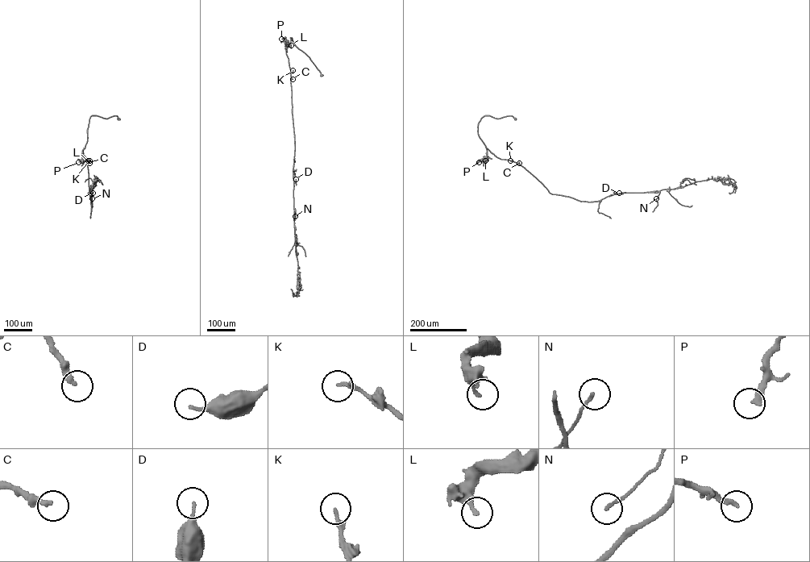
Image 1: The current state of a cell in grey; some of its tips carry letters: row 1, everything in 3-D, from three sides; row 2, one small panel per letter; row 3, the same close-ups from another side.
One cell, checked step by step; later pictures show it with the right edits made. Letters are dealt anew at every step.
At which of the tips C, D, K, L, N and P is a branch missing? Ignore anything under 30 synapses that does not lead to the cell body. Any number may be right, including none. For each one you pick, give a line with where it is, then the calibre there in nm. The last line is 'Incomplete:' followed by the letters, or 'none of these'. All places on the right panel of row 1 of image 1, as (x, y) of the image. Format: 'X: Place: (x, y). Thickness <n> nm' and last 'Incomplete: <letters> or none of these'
C: Place: (519, 163). Thickness 240 nm
L: Place: (485, 160). Thickness 170 nm
Incomplete: C, L

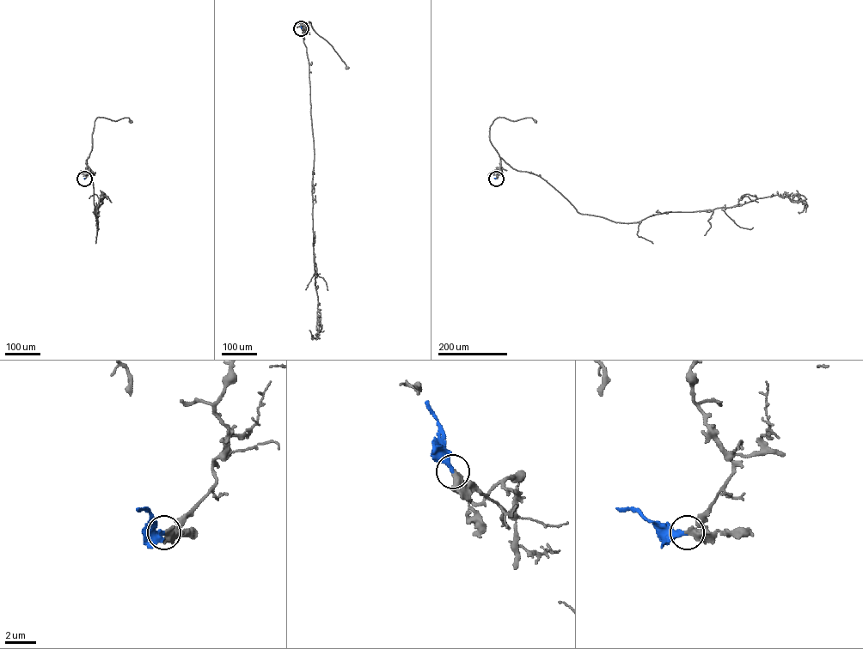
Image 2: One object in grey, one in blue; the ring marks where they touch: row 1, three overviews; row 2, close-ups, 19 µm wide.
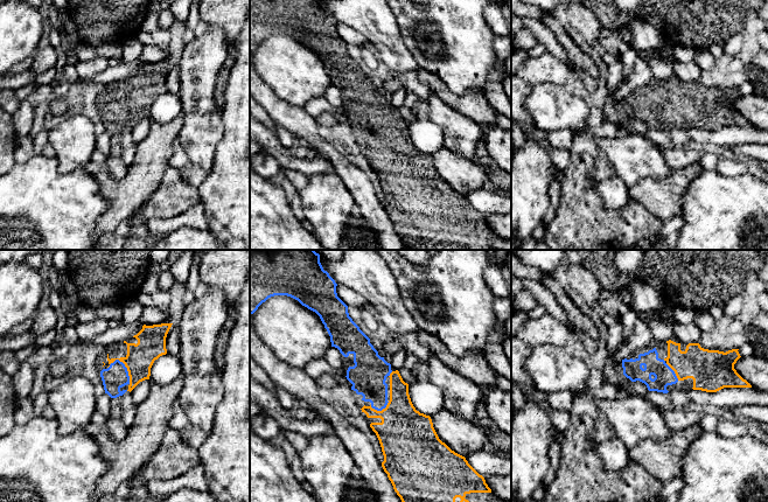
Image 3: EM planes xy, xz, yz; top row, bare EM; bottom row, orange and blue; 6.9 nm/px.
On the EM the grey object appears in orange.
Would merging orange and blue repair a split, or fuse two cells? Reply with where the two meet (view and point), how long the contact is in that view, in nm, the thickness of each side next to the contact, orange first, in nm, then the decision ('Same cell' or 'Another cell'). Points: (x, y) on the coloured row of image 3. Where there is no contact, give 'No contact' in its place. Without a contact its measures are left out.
Touches orange at xy (127, 370). Shared border 200 nm. Thickness 190 nm (orange) against 170 nm. Same cell

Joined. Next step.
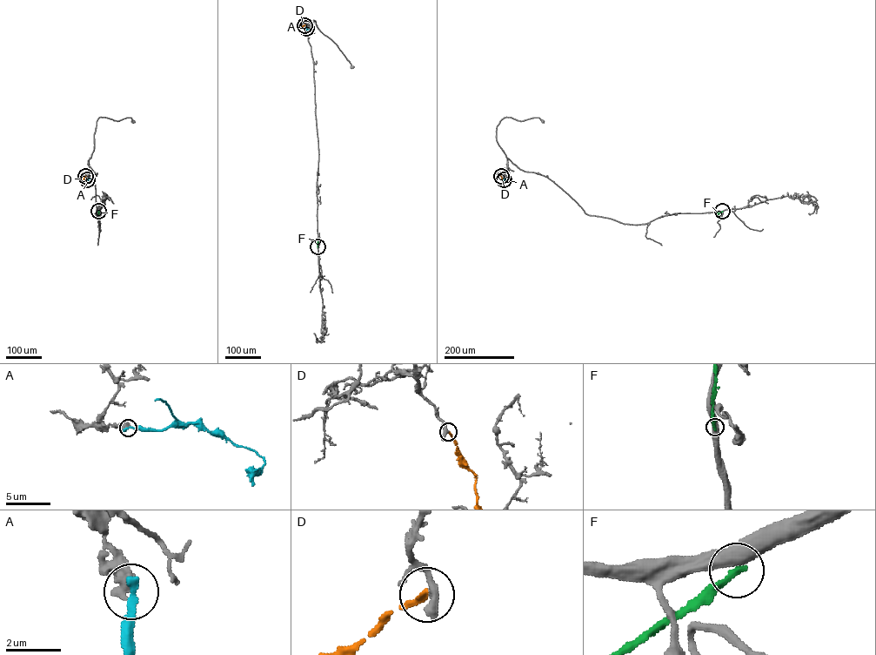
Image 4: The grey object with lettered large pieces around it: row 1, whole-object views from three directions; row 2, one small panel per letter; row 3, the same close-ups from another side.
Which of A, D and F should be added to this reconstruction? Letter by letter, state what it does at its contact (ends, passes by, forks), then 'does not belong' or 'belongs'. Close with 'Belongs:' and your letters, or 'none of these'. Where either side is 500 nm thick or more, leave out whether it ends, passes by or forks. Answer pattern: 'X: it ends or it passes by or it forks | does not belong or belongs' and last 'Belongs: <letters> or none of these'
A: does not belong
D: it ends | does not belong
F: does not belong
Belongs: none of these

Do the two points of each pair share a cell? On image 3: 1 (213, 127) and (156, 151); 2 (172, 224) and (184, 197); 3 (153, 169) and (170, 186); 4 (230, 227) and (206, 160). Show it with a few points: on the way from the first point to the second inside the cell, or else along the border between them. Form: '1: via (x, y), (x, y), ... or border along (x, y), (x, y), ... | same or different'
1: border along (181, 112), (182, 127), (176, 137) | different
2: border along (200, 202), (172, 217), (152, 217), (149, 220) | different
3: border along (168, 165), (159, 186), (146, 201) | different
4: border along (217, 144), (214, 164), (208, 171) | different

